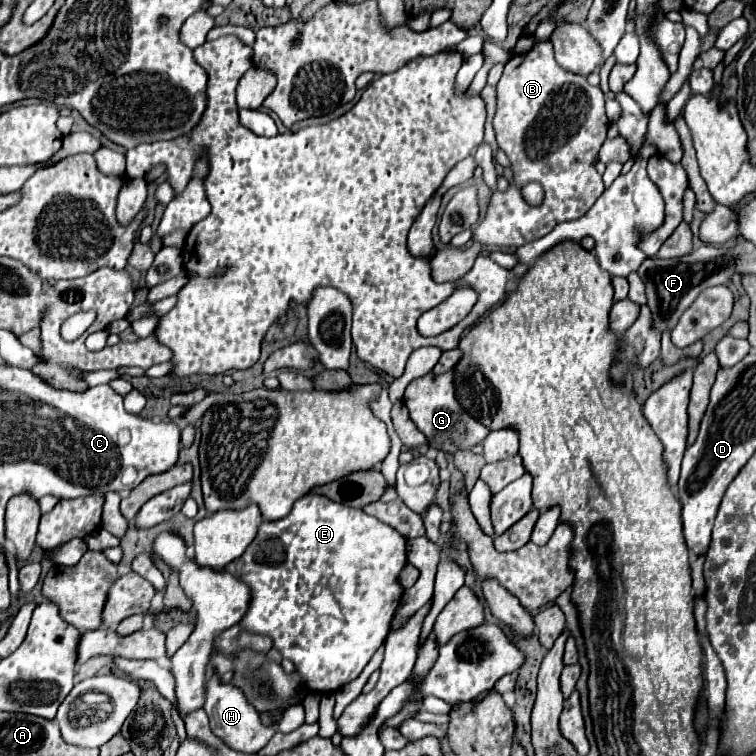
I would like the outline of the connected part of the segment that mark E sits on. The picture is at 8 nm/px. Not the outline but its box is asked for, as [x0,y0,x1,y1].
[226,495,406,693]

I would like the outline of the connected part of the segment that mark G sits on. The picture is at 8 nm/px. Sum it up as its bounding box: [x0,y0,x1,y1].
[402,371,490,453]

